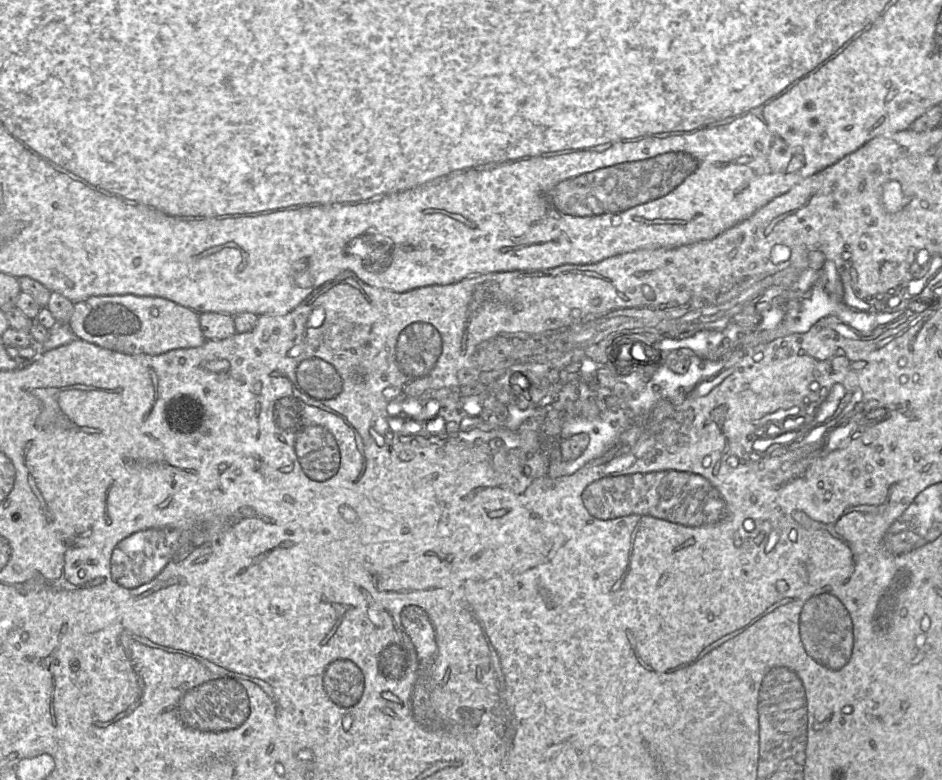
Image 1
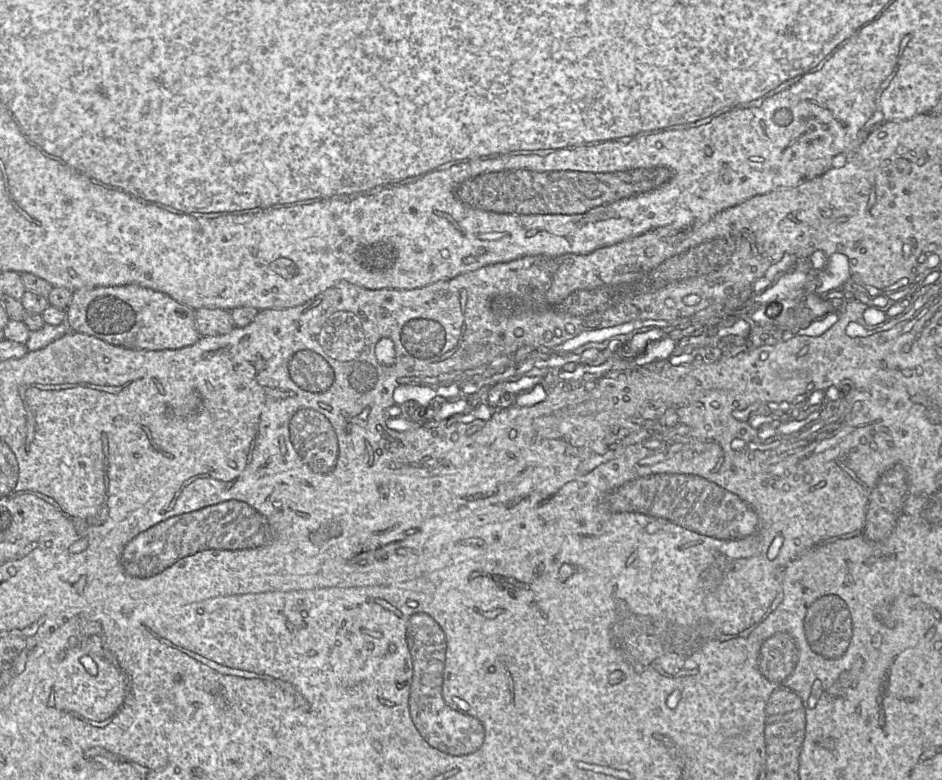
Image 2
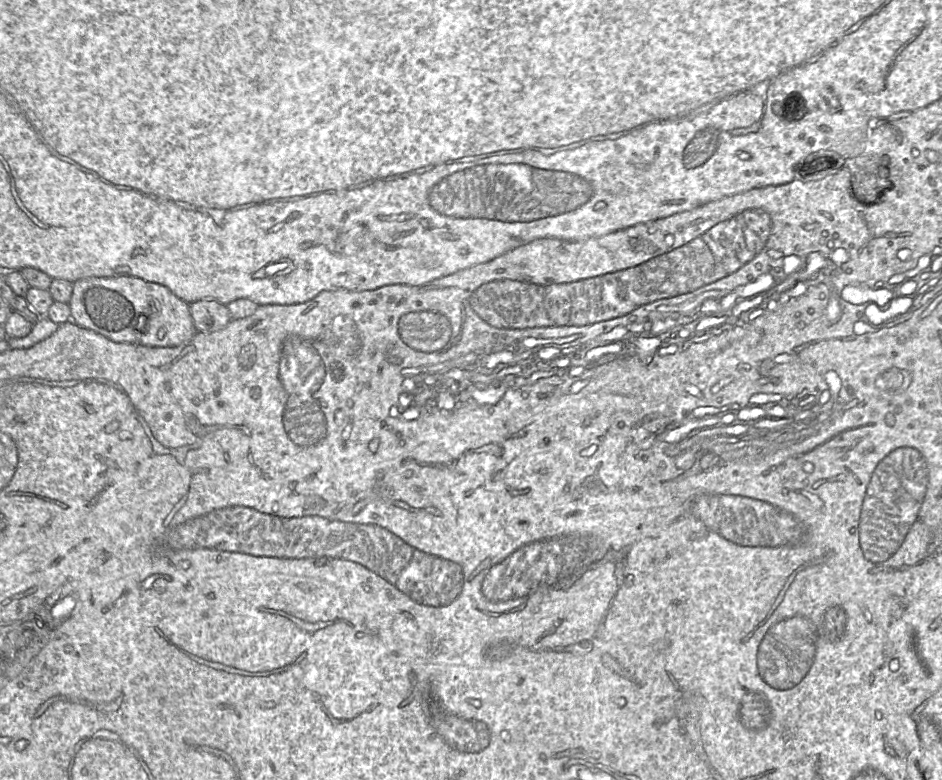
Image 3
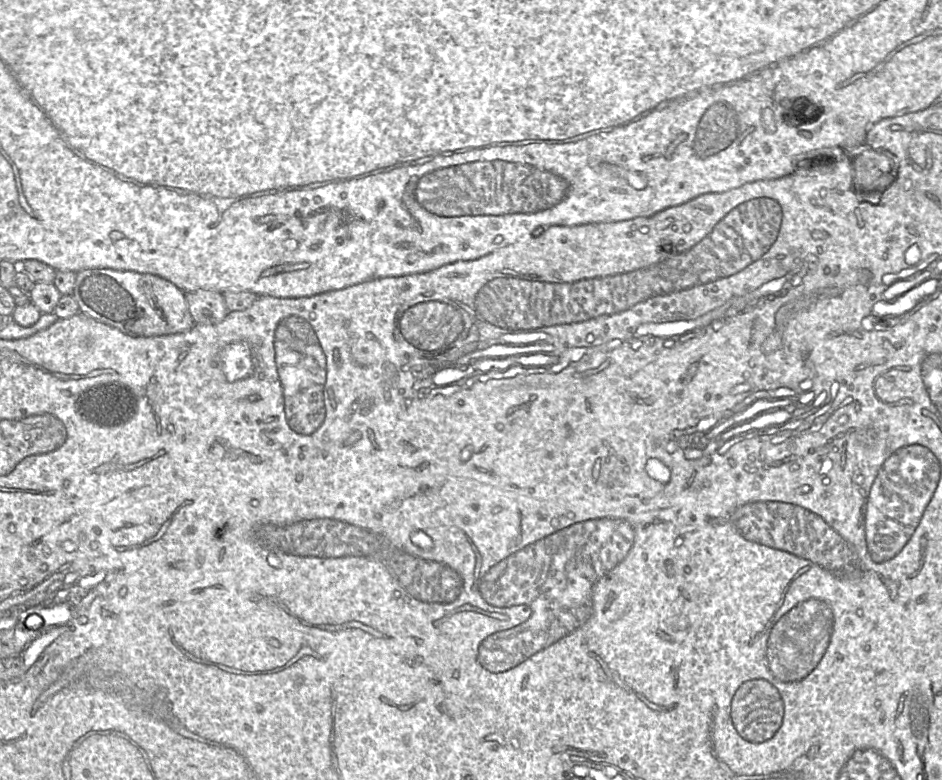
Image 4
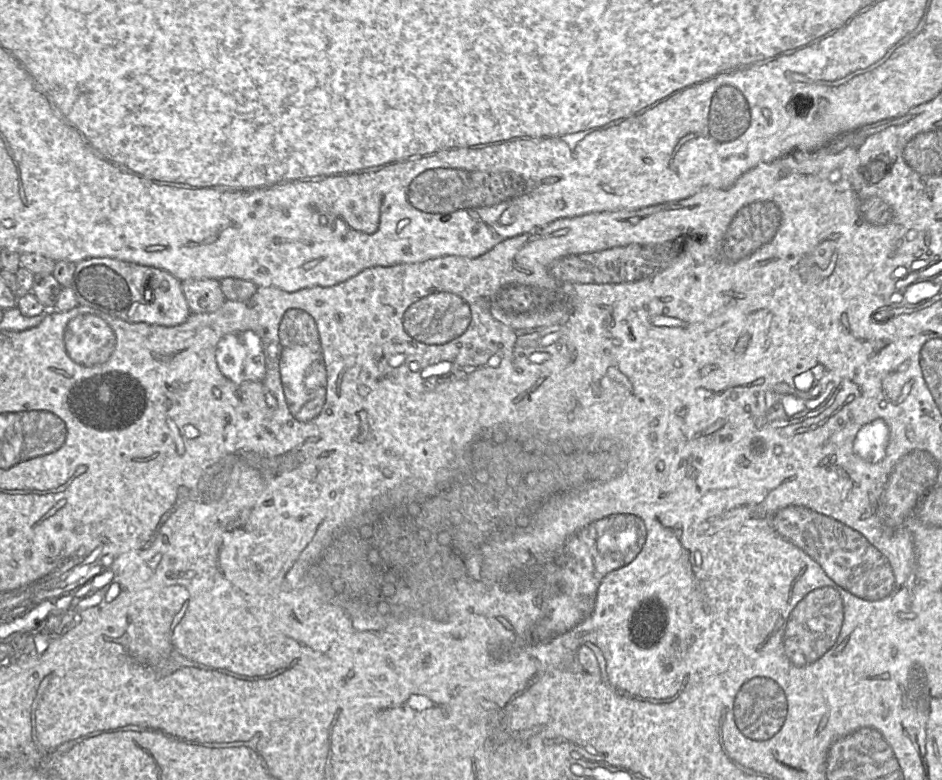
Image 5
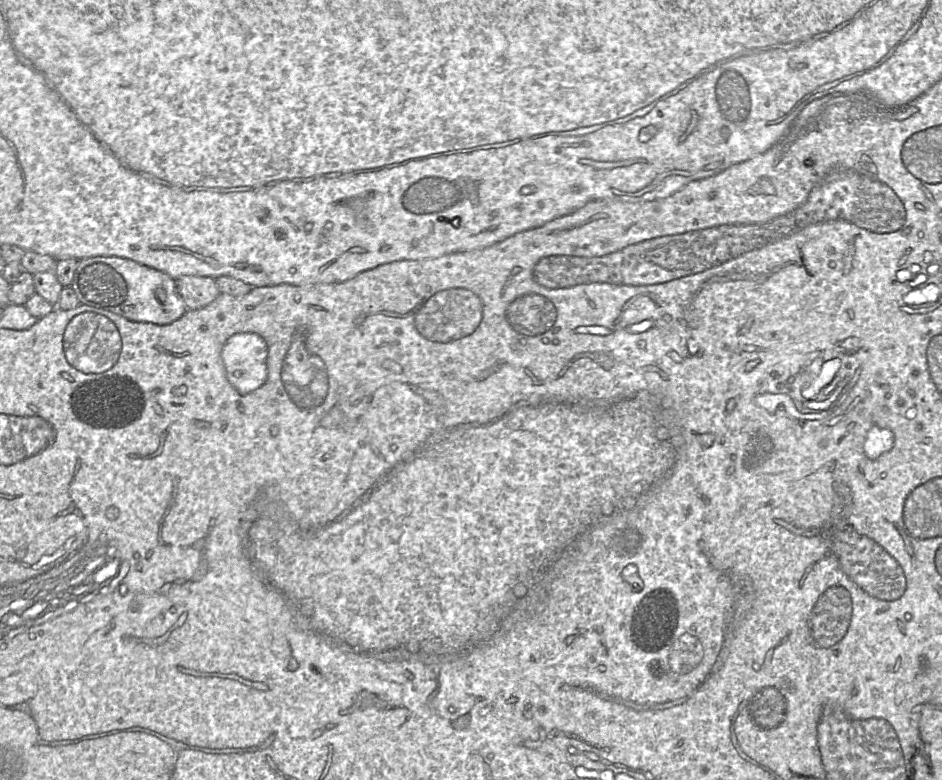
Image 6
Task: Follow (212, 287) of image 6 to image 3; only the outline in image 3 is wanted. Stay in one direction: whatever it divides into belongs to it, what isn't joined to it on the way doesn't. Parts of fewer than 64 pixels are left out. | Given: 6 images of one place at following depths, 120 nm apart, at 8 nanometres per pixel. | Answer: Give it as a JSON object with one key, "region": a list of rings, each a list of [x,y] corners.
{"region":[[[198,300],[190,303],[189,308],[194,327],[201,333],[220,330],[232,319],[227,306],[217,300]]]}

